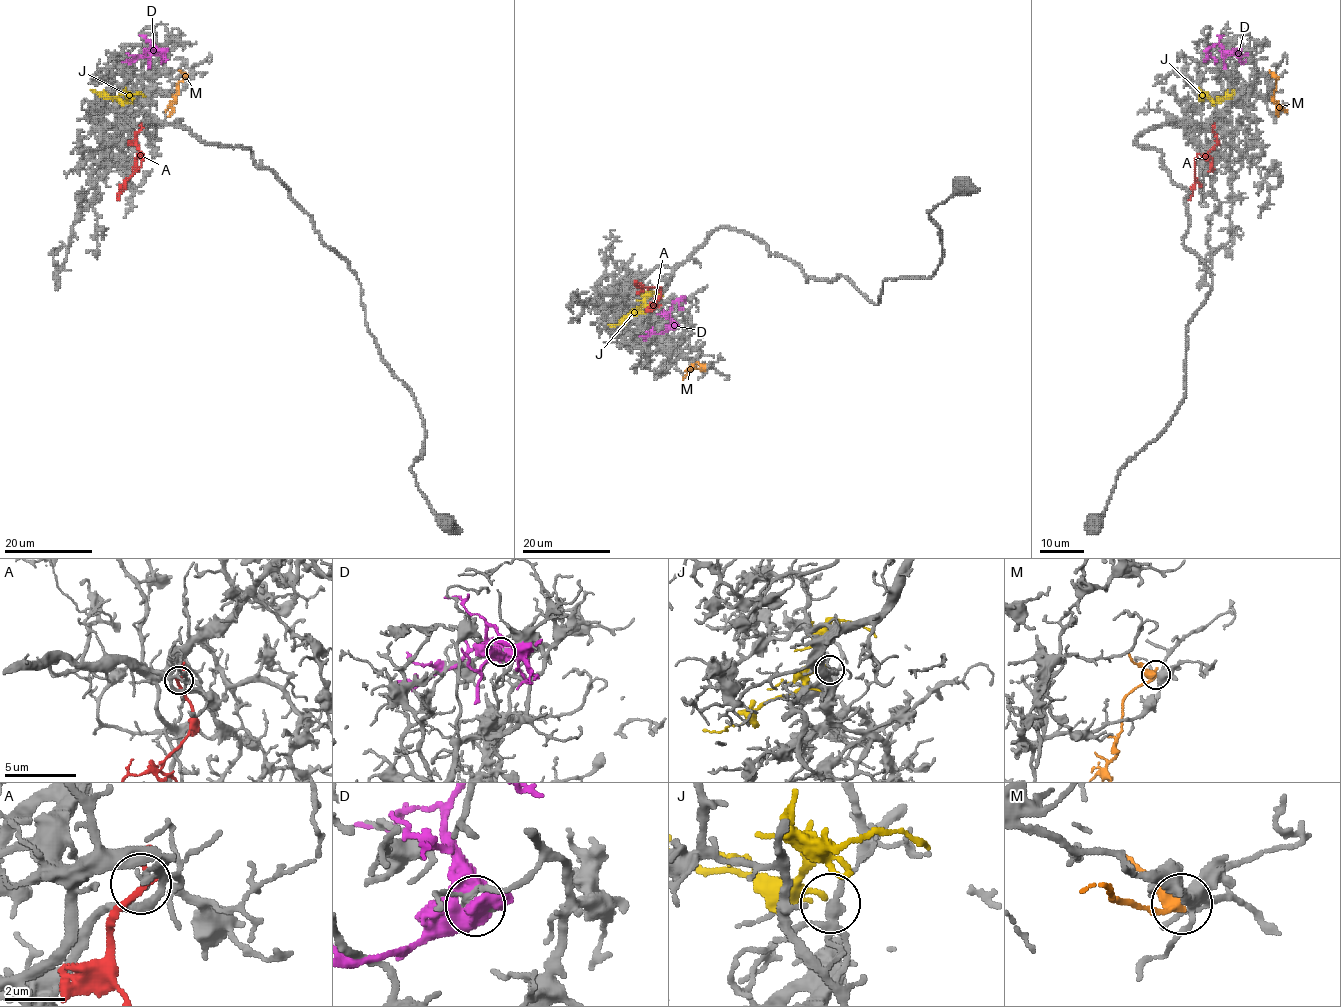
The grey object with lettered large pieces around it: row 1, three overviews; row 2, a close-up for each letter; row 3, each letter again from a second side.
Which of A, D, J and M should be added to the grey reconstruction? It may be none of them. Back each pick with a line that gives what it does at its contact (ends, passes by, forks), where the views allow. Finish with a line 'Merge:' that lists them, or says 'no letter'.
J: It ends there
Merge: J

